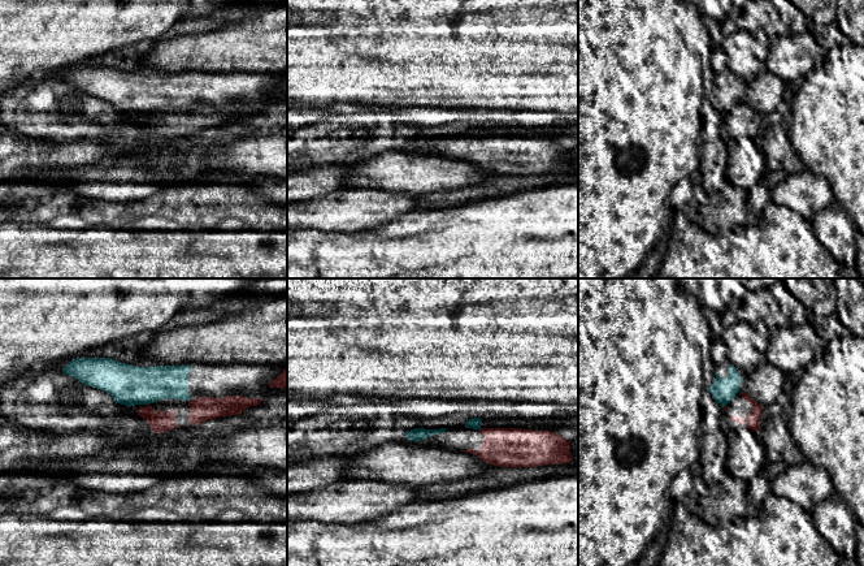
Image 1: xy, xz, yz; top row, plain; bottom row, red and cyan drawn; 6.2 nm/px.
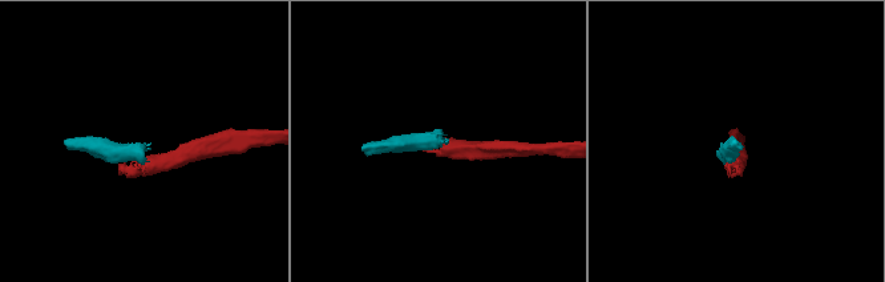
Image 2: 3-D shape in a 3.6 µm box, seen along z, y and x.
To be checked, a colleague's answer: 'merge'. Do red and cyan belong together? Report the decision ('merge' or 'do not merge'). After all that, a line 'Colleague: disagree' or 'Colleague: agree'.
do not merge
Colleague: disagree

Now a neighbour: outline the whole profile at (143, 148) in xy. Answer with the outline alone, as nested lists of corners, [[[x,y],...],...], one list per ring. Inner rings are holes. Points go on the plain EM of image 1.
[[[155,141],[140,142],[140,143],[122,142],[122,144],[126,152],[120,156],[113,157],[110,161],[118,161],[120,159],[125,156],[133,156],[138,160],[140,156],[148,156],[152,150],[161,146],[159,142],[155,142]]]

